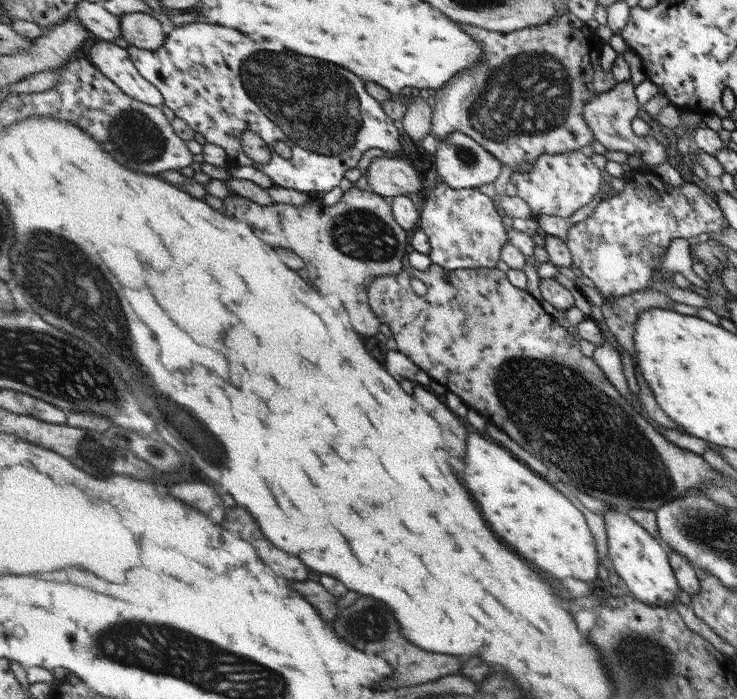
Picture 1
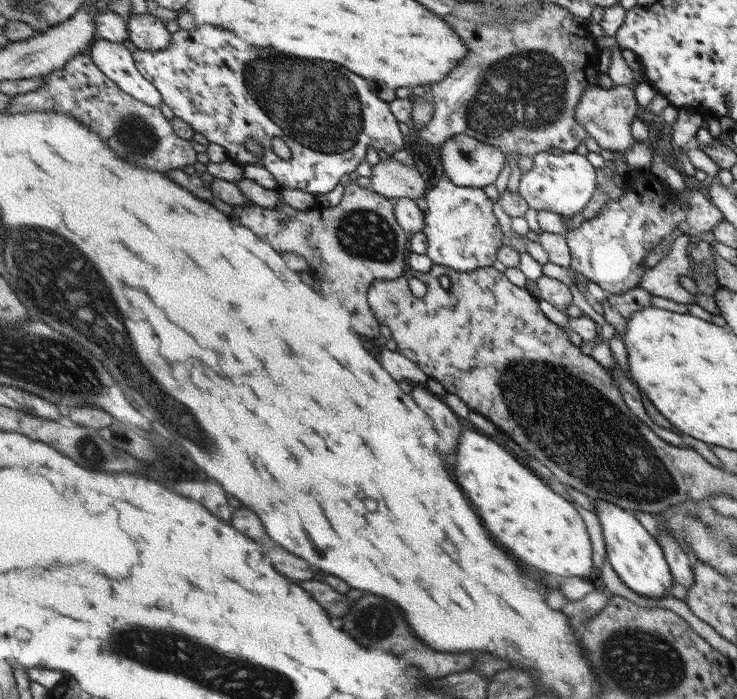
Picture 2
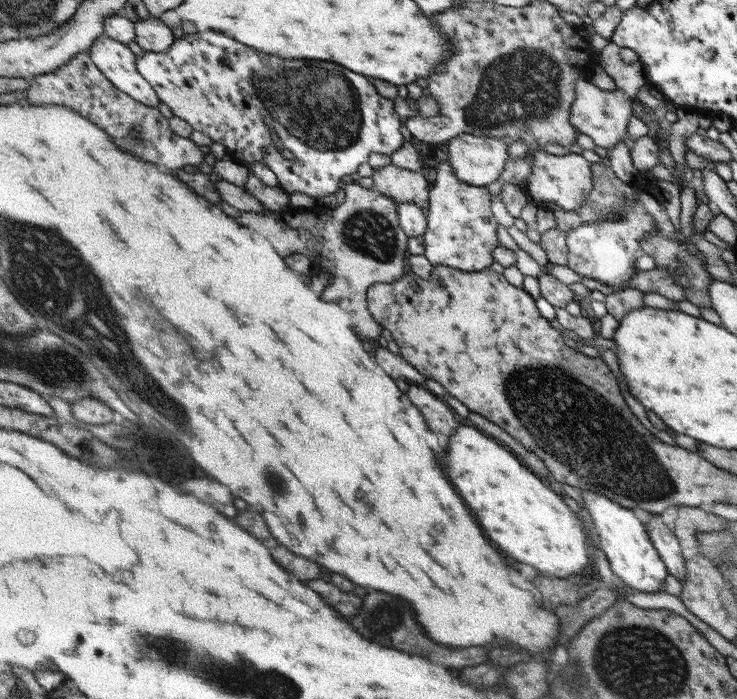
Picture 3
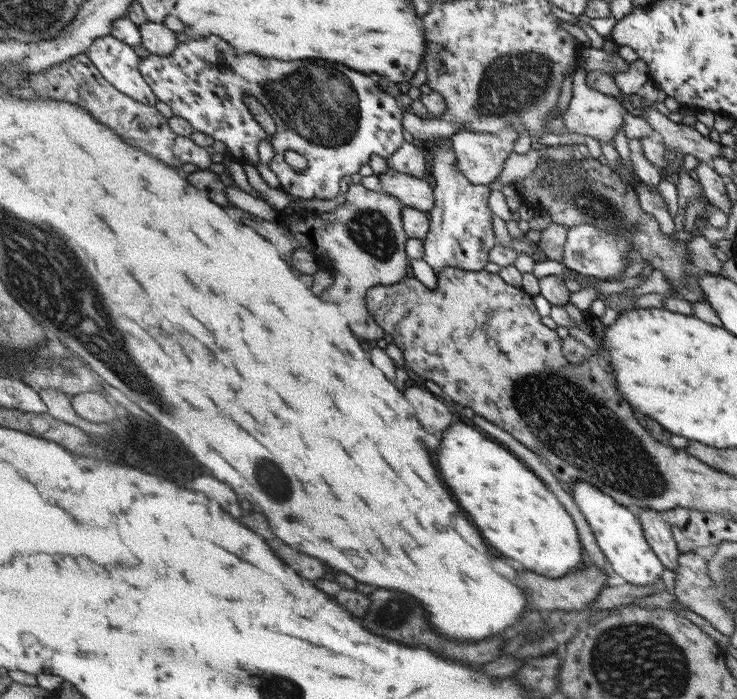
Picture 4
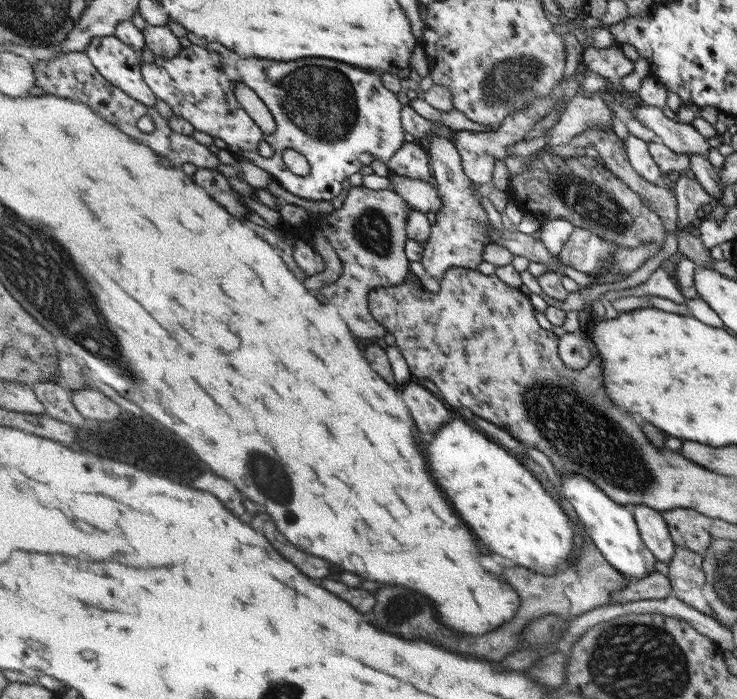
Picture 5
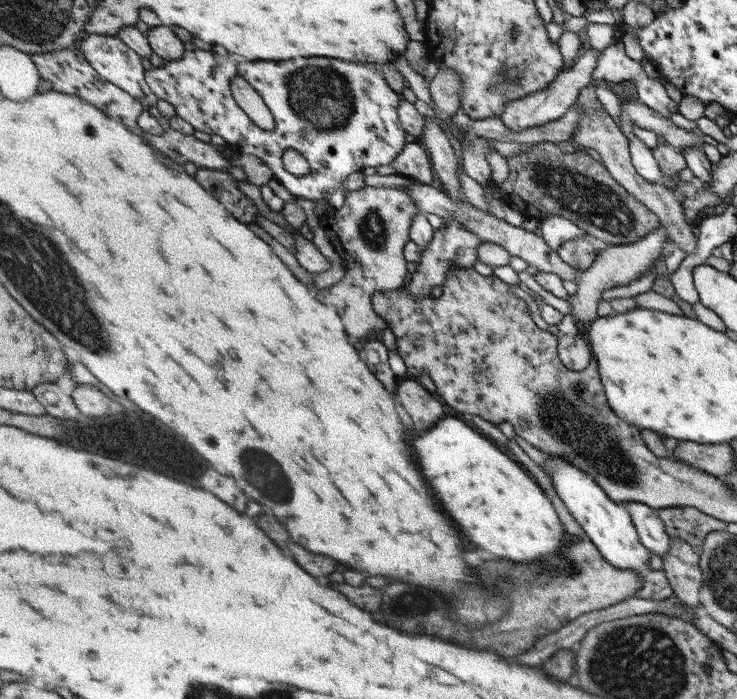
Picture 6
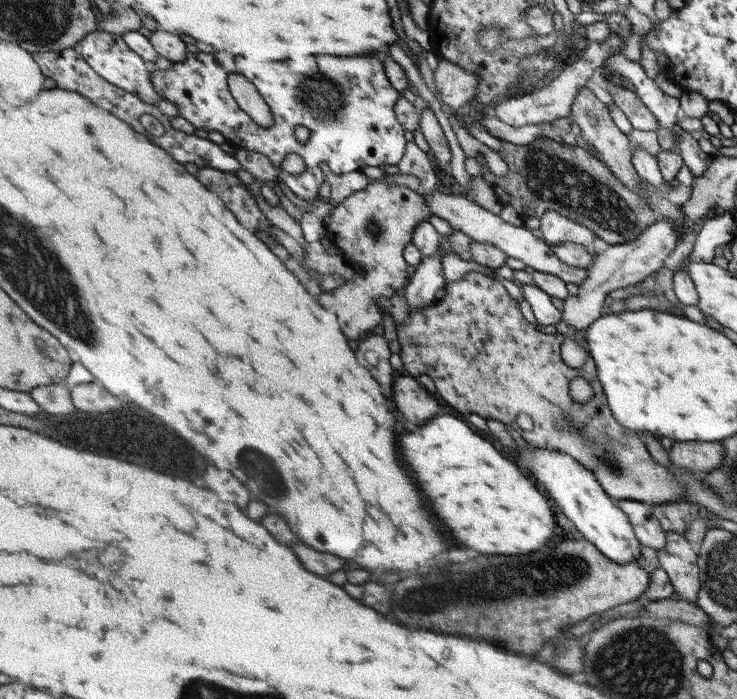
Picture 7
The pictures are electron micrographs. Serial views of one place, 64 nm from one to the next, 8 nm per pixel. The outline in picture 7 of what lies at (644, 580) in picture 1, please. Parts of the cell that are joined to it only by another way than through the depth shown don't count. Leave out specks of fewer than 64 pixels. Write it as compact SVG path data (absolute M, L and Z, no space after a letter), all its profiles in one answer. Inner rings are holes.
M531 448L531 450L521 450L521 464L525 464L525 468L529 468L533 476L537 476L537 482L545 488L545 492L549 492L549 498L557 502L561 512L581 532L583 540L589 540L607 560L621 566L639 564L643 560L639 552L641 542L635 538L627 514L617 506L615 500L611 500L611 496L603 492L593 472L589 472L583 464L573 460L573 456L567 456L563 452Z

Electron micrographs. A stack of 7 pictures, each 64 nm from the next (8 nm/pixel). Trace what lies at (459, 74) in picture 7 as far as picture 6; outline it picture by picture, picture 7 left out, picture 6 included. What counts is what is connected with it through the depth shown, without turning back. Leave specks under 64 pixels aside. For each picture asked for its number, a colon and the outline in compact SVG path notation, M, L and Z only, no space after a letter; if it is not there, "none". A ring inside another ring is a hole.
6: M437 72L435 80L429 84L431 88L431 96L433 96L433 106L443 114L443 116L453 116L459 108L461 108L461 90L463 90L463 82L461 78L453 72Z

